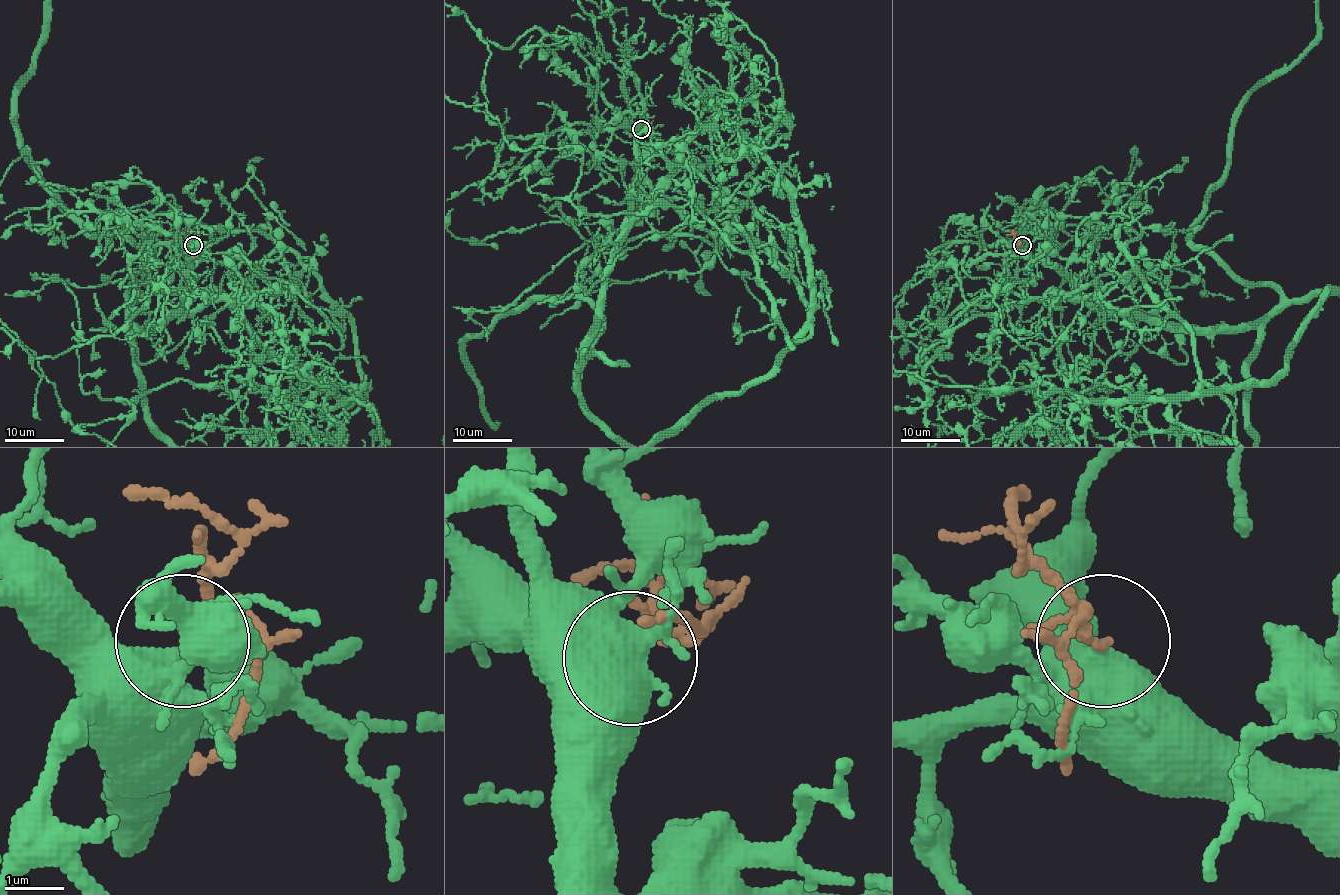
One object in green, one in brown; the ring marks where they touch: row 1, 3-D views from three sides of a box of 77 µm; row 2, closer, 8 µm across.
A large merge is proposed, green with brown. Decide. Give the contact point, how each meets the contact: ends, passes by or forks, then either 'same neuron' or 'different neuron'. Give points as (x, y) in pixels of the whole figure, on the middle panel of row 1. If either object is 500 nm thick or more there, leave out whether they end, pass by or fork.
at (641, 129); different neuron

